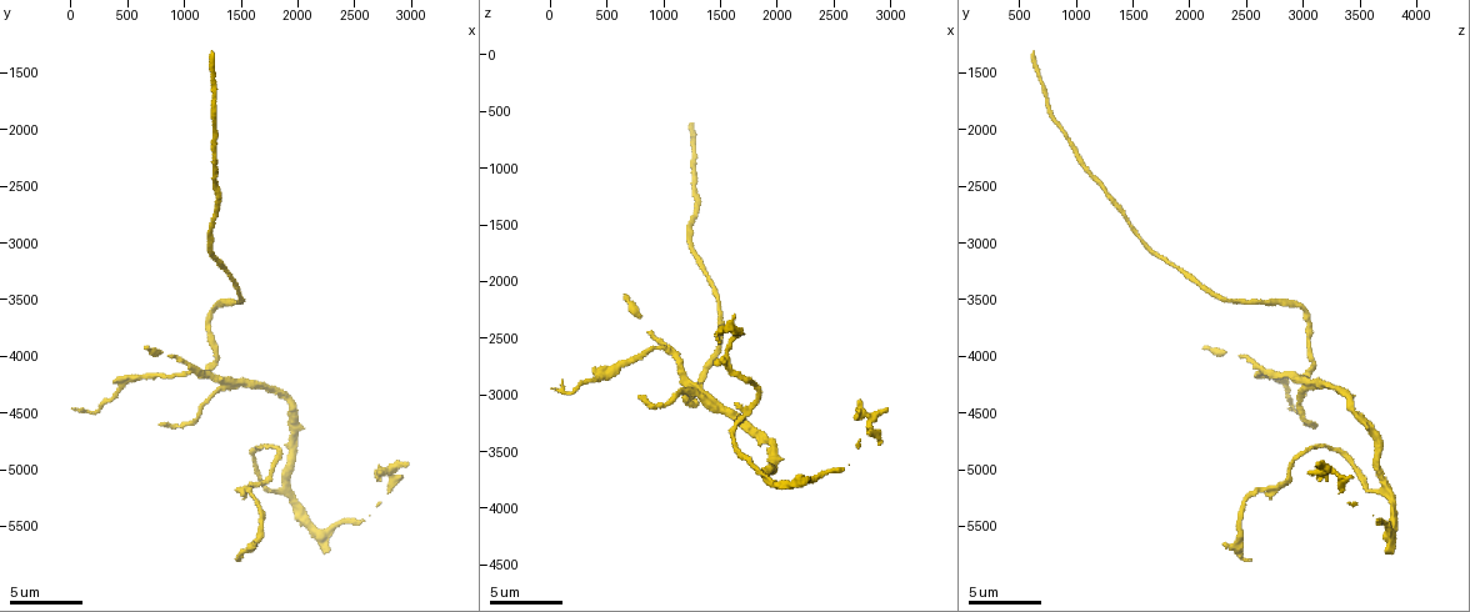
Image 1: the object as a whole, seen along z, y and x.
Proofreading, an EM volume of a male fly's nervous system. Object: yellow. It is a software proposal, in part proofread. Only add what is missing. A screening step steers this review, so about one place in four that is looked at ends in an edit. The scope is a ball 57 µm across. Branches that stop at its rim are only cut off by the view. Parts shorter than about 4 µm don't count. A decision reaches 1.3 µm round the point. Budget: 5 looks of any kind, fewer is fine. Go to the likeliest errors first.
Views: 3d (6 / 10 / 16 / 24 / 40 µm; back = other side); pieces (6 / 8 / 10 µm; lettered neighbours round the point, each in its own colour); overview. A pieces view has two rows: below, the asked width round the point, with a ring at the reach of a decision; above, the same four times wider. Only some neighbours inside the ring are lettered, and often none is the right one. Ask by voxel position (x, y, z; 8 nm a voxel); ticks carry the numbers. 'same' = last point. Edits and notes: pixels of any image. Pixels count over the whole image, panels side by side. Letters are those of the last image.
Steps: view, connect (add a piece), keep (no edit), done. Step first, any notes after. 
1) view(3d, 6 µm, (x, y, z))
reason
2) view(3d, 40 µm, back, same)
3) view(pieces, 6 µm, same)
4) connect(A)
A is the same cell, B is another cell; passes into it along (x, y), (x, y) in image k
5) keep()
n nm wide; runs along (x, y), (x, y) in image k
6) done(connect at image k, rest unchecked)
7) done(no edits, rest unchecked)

view(3d, 10 µm, (800, 4620, 3020))
an open end

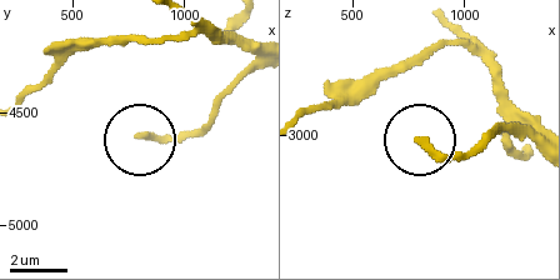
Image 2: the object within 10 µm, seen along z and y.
view(pieces, 8 µm, (810, 4600, 3020))

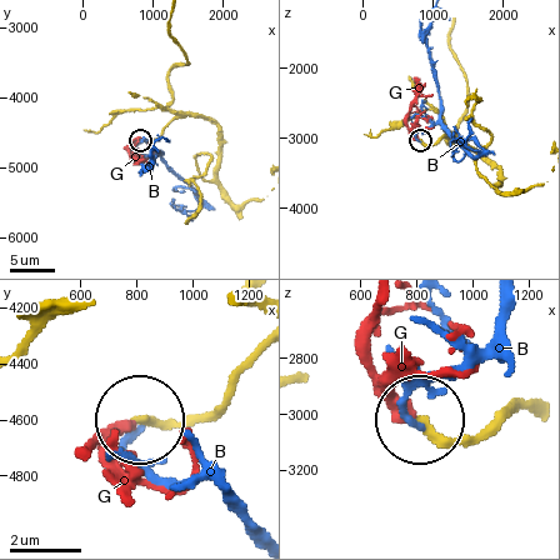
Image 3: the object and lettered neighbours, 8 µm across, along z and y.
keep()
230 nm wide; B and G are other cells; runs along (258, 355), (204, 415), (168, 428), (144, 421) in image 3; none of them fits

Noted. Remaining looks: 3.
view(pieces, 10 µm, (40, 4440, 2940))
free end

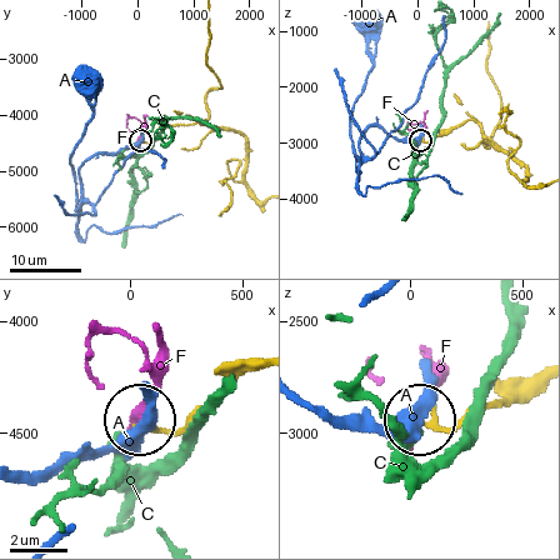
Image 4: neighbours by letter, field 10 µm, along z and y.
keep()
A, C and F are other cells; none of them fits

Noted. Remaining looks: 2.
view(3d, 6 µm, (680, 3900, 2120))

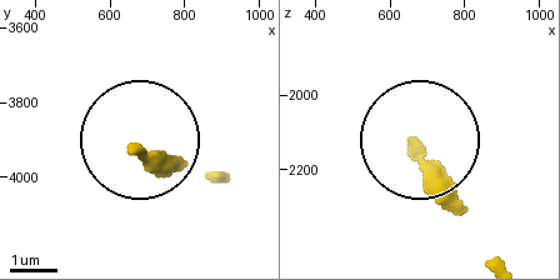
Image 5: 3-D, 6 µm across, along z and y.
view(pieces, 6 µm, (670, 3930, 2140))
what lies round it

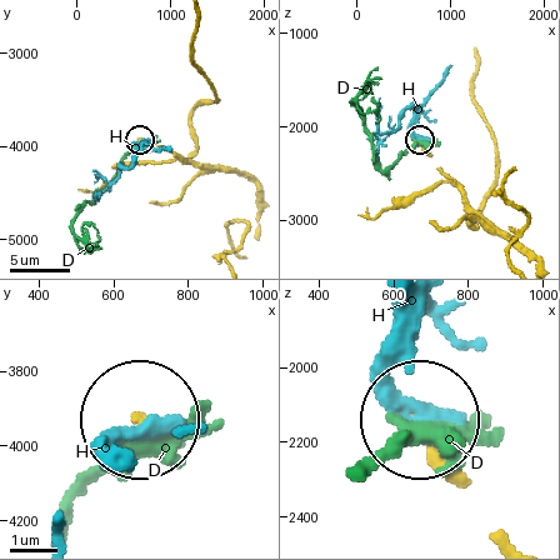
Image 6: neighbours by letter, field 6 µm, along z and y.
keep()
D and H are other cells; none of them fits

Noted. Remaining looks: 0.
done(no edits, rest unchecked)

